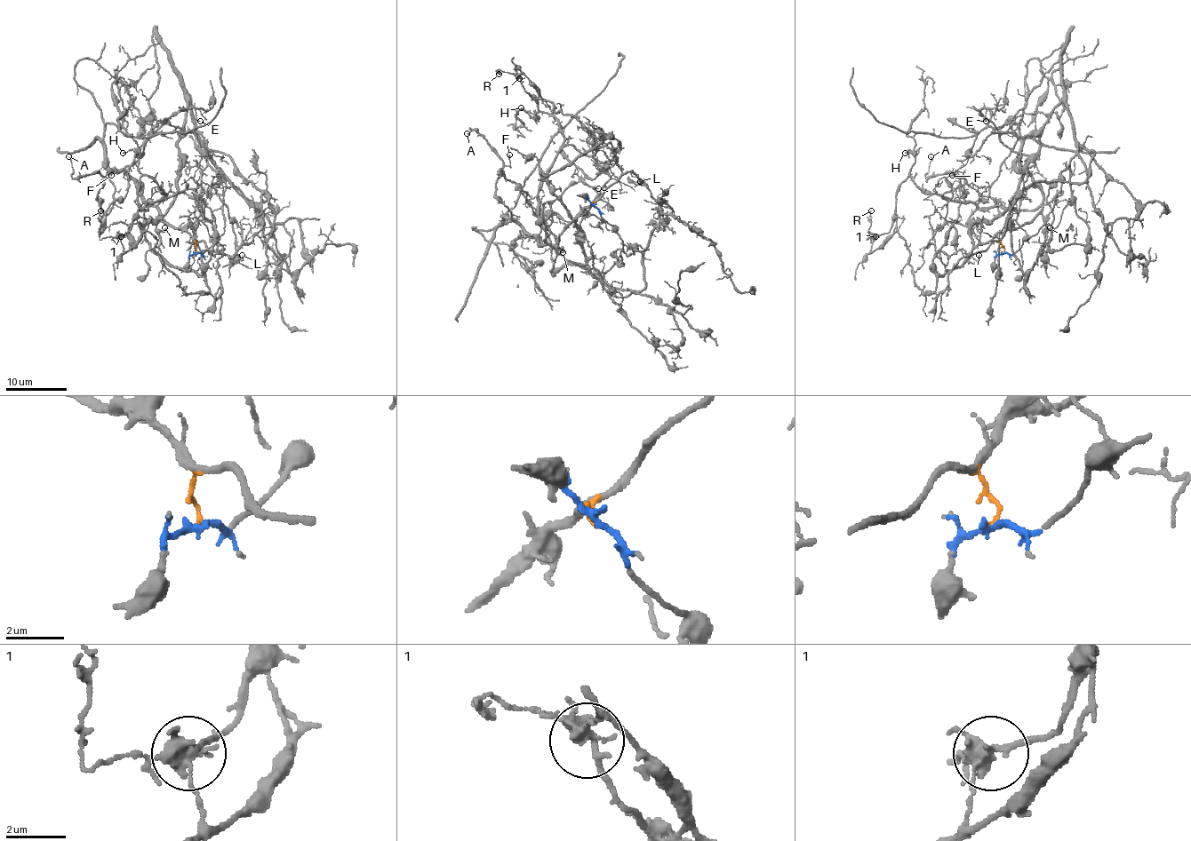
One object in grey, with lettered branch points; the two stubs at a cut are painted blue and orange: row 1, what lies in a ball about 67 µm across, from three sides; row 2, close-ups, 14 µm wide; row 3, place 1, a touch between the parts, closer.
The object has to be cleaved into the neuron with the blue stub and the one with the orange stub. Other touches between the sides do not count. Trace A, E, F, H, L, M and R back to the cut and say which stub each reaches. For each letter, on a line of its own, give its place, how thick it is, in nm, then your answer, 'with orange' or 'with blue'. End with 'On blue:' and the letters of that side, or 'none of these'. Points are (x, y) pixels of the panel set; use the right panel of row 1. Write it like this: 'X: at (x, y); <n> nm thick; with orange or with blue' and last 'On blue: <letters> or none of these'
A: at (931, 156); 90 nm thick; with orange
E: at (986, 121); 120 nm thick; with orange
F: at (952, 175); 140 nm thick; with orange
H: at (905, 153); 120 nm thick; with orange
L: at (979, 255); 110 nm thick; with orange
M: at (1050, 227); 120 nm thick; with orange
R: at (871, 210); 130 nm thick; with orange
On blue: none of these

